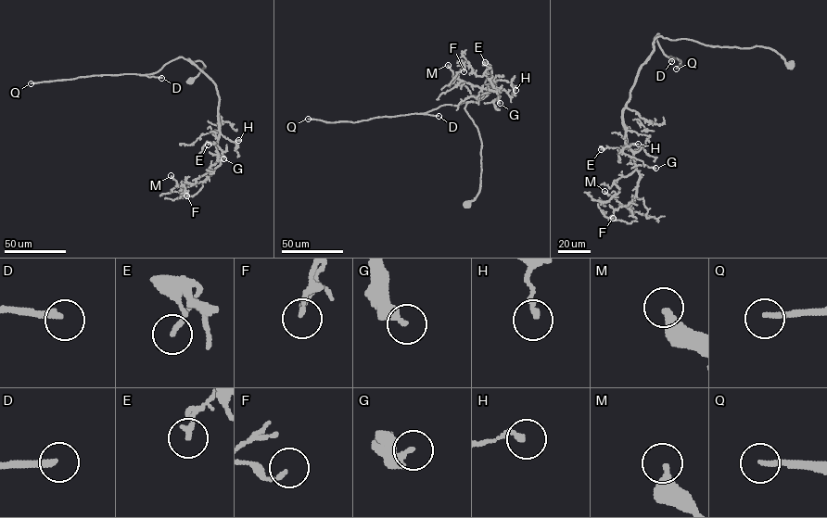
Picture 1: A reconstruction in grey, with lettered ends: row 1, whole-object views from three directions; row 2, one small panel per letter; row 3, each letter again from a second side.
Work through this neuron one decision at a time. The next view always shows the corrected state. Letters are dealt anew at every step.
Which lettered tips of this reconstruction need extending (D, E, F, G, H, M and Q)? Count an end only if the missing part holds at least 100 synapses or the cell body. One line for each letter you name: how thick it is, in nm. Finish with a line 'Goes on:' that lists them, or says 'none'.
D: calibre 240 nm
Q: calibre 190 nm
Goes on: D, Q

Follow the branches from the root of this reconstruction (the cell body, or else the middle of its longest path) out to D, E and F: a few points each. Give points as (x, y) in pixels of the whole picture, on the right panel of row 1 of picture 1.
D: (790, 65), (768, 47), (710, 46), (661, 36), (654, 43), (657, 33), (659, 46), (671, 61)
E: (790, 65), (768, 47), (710, 46), (658, 36), (650, 57), (639, 69), (623, 111), (627, 145), (601, 149)
F: (790, 65), (762, 46), (657, 37), (623, 111), (635, 169), (616, 180), (619, 191), (598, 205), (613, 218)

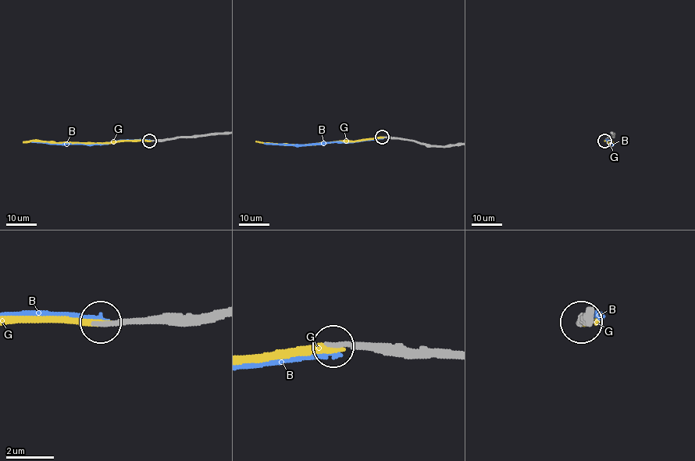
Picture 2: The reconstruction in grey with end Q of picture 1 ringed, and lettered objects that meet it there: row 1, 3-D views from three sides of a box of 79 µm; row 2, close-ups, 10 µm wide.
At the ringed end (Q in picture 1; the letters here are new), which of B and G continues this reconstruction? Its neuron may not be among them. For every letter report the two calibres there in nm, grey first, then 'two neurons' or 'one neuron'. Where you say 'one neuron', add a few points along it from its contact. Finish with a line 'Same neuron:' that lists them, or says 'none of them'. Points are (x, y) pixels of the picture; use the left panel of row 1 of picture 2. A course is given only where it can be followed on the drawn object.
B: 200/300 nm | two neurons
G: 240/320 nm | one neuron | via (150, 141), (23, 142)
Same neuron: G

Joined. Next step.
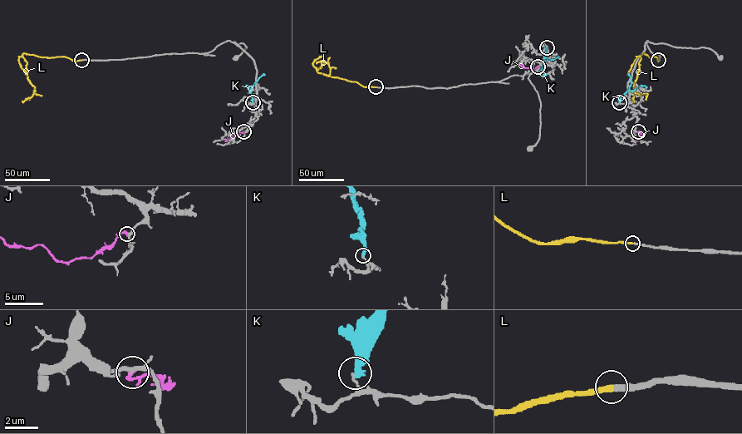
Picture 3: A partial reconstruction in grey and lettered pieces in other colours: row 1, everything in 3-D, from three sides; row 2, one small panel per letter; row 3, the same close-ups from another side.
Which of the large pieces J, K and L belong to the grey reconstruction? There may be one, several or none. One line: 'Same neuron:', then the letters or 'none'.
Same neuron: L

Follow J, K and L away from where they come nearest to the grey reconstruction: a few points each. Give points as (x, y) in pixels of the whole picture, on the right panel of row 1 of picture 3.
J: (638, 131), (641, 134), (636, 141)
K: (619, 102), (628, 90), (646, 87)
L: (658, 60), (644, 53), (641, 56), (634, 86), (635, 93), (646, 93), (646, 100)

